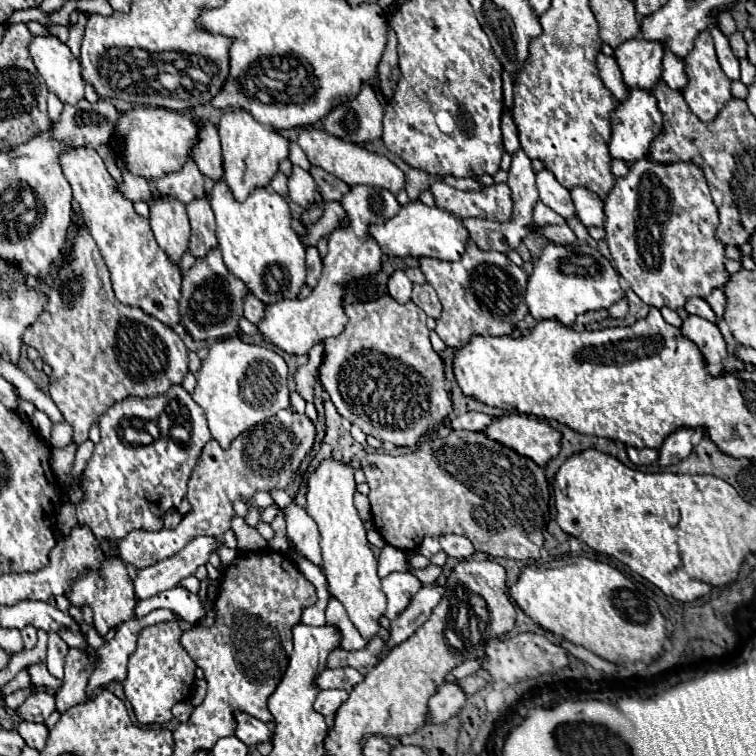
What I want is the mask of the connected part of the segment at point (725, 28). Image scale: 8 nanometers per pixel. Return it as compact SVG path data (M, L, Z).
M727 10L719 14L719 28L721 28L721 32L723 32L725 36L729 36L729 34L735 32L735 20L731 18L731 14L729 14Z

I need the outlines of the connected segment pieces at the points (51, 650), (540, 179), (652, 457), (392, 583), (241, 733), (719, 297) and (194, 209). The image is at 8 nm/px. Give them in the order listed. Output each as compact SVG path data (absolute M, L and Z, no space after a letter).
M49 632L49 648L47 648L47 670L55 678L63 678L63 662L67 656L67 644L57 636L57 632Z
M547 168L537 172L537 190L539 190L539 200L545 206L549 206L553 212L557 212L563 218L575 216L575 208L573 208L569 190L561 186Z
M627 448L627 454L629 454L629 460L637 466L649 466L659 458L659 452L655 448L641 448L641 450Z
M393 572L383 580L383 592L387 596L387 612L385 616L389 620L397 618L407 604L411 602L411 598L421 590L421 582L409 574L409 572Z
M235 714L235 722L237 722L237 728L235 728L235 736L245 742L247 746L255 746L259 742L265 742L265 740L271 740L273 732L267 728L265 722L249 716L249 714Z
M713 290L709 296L707 296L707 302L711 306L711 310L715 312L717 320L715 324L719 324L723 320L723 310L725 310L725 294L721 290Z
M205 198L193 200L187 204L187 214L191 222L191 238L189 238L189 252L195 258L203 258L207 250L213 250L217 246L215 240L215 218L211 212L211 206Z

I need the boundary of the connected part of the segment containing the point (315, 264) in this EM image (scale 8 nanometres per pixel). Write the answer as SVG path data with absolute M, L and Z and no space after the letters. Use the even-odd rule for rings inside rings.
M317 246L307 248L305 262L307 262L307 284L313 288L317 284L317 280L319 280L319 276L321 276L321 266L323 266Z

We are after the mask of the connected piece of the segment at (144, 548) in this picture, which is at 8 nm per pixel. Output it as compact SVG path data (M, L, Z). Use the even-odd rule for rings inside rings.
M289 408L281 410L267 422L261 422L247 432L243 432L237 440L233 440L229 450L219 448L215 440L211 440L199 458L199 464L193 470L193 476L187 486L187 500L191 502L193 512L187 514L177 530L161 530L161 532L131 532L125 540L115 542L119 550L119 558L125 564L135 564L139 570L143 566L153 566L165 558L177 554L191 538L199 534L215 534L221 538L231 524L233 518L233 502L235 500L251 500L257 490L269 492L273 488L287 488L293 474L297 472L301 460L311 452L315 440L315 426L305 414L293 414Z

